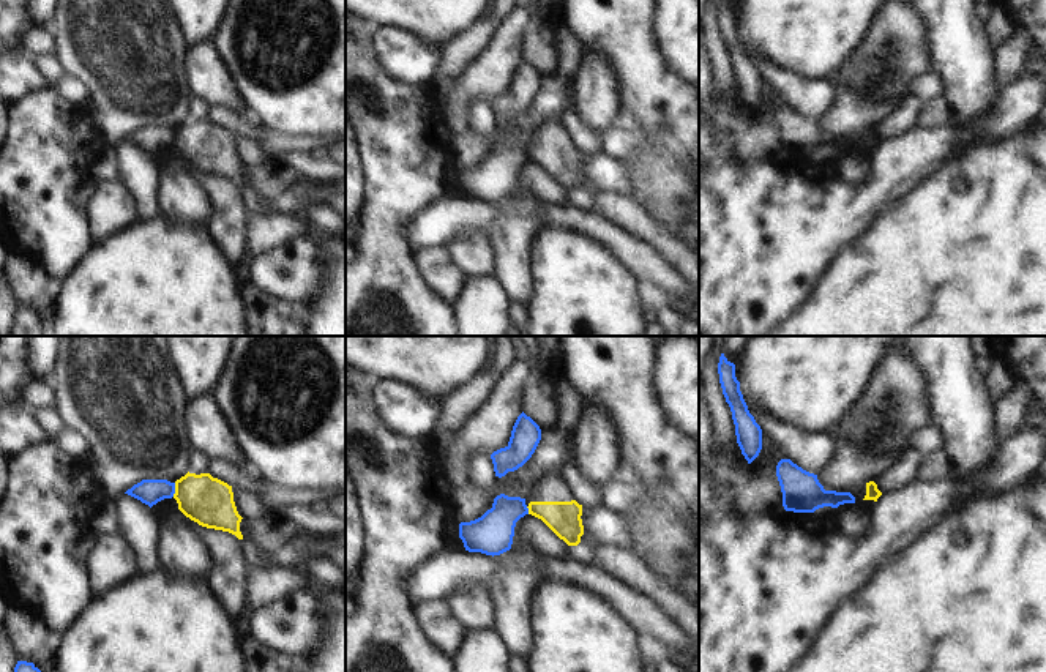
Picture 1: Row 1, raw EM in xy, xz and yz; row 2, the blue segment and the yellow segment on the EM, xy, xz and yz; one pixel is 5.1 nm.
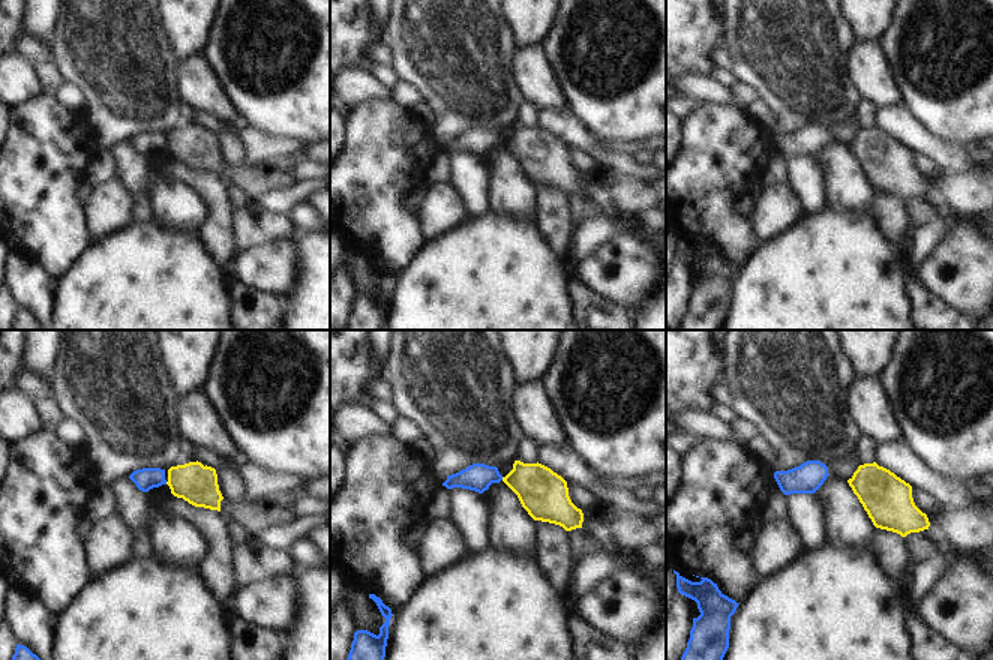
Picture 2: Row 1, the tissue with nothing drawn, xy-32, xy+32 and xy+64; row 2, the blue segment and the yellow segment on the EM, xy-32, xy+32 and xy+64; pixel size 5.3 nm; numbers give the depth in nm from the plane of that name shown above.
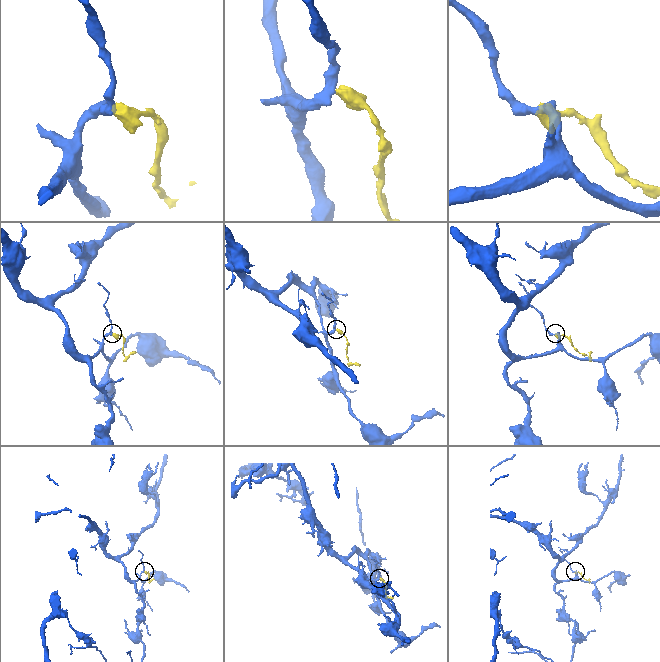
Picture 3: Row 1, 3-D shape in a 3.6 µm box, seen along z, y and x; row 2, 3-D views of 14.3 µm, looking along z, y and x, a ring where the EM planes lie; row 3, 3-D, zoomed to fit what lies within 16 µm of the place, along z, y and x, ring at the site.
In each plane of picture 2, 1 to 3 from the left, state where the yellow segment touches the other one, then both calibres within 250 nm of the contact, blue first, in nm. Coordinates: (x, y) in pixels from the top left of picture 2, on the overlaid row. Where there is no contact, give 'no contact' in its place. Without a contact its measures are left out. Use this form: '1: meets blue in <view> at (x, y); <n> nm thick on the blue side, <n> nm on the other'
1: no contact
2: no contact
3: no contact

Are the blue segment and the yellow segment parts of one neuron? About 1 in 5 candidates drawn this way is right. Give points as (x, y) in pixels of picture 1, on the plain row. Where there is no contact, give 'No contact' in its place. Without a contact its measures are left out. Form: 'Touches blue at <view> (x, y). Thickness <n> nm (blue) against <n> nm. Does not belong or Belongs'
Touches blue at xy (174, 136). Thickness 130 nm (blue) against 240 nm. Does not belong

